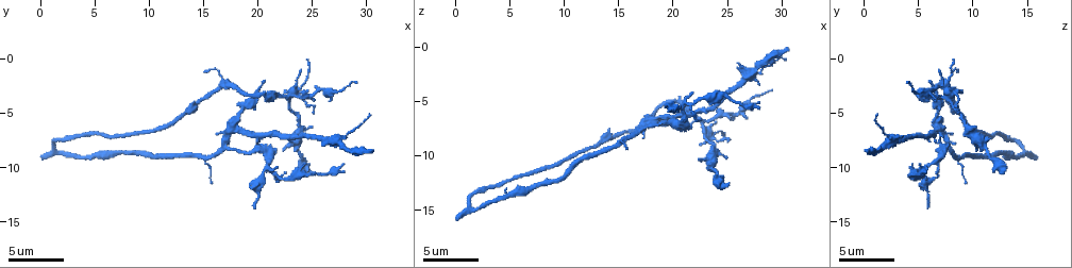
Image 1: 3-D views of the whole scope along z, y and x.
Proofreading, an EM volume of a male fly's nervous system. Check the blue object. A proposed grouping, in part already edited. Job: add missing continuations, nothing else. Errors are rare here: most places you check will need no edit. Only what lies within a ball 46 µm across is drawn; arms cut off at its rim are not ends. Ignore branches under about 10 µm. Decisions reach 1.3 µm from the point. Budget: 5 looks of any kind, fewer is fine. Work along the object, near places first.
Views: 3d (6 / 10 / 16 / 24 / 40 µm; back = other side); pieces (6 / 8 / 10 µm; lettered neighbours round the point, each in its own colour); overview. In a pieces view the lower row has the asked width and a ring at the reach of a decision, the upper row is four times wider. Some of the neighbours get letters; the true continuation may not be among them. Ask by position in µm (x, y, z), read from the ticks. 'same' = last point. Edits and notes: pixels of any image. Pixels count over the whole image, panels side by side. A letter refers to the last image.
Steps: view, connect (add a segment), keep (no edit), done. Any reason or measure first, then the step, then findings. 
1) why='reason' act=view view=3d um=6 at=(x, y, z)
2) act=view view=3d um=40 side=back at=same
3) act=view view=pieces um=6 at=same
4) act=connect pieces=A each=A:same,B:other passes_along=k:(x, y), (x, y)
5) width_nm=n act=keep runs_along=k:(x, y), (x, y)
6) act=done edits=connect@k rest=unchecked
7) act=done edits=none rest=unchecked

why='thin end' act=view view=pieces um=8 at=(20.4, 2.2, 6.0)

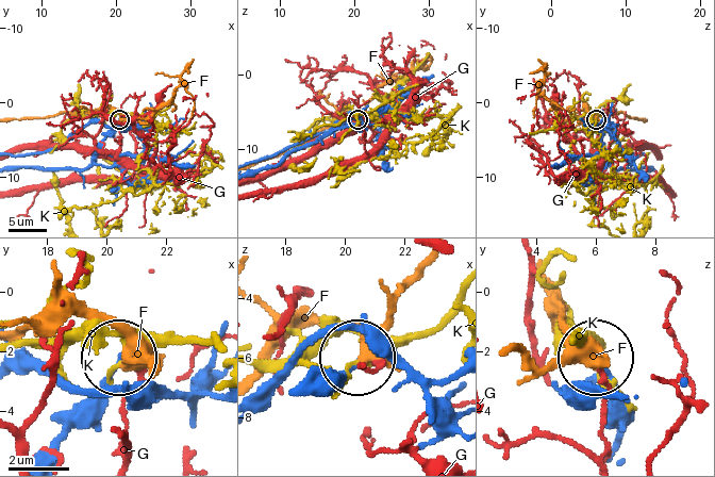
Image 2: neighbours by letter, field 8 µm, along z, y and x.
act=keep each=F:other,G:other,K:other found='no lettered segment goes on from it'

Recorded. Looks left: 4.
why='free end' act=view view=3d um=6 at=(21.6, 10.2, 4.4)

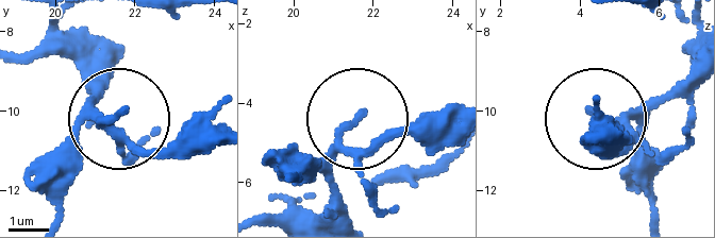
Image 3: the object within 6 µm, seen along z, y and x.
act=view view=pieces um=6 at=(21.70, 9.95, 4.30)

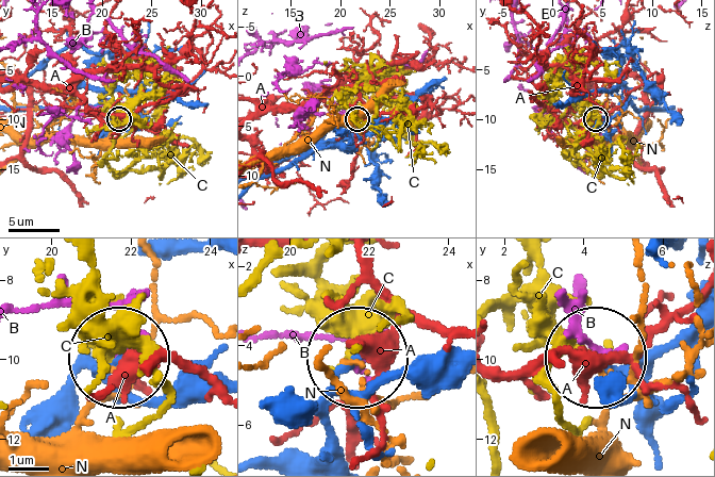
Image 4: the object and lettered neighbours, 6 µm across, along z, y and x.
width_nm=150 act=keep each=A:other,B:other,C:other,N:other runs_along=4:(314, 458), (327, 390), (351, 363) found='no lettered segment goes on from it'

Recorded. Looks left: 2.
why='branch stops here' act=view view=pieces um=6 at=(25.2, 10.6, 12.6)

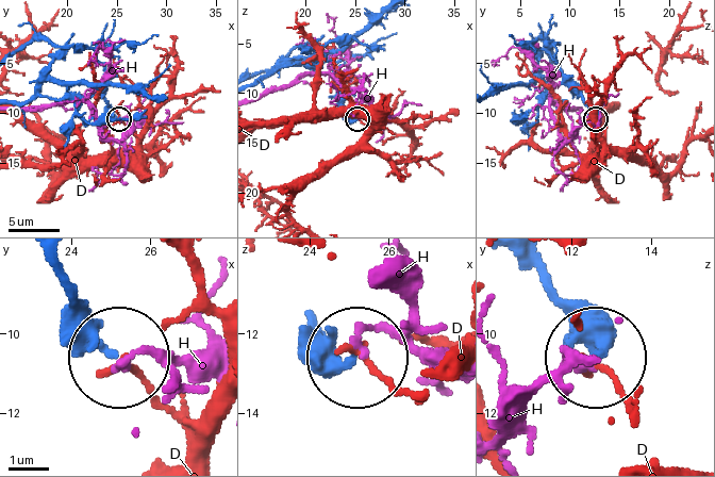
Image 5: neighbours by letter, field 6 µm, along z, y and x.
act=keep each=D:other,H:other runs_along=5:(68, 292), (79, 323), (116, 354) found='none of them fits'

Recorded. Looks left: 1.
act=done edits=none rest=unchecked

